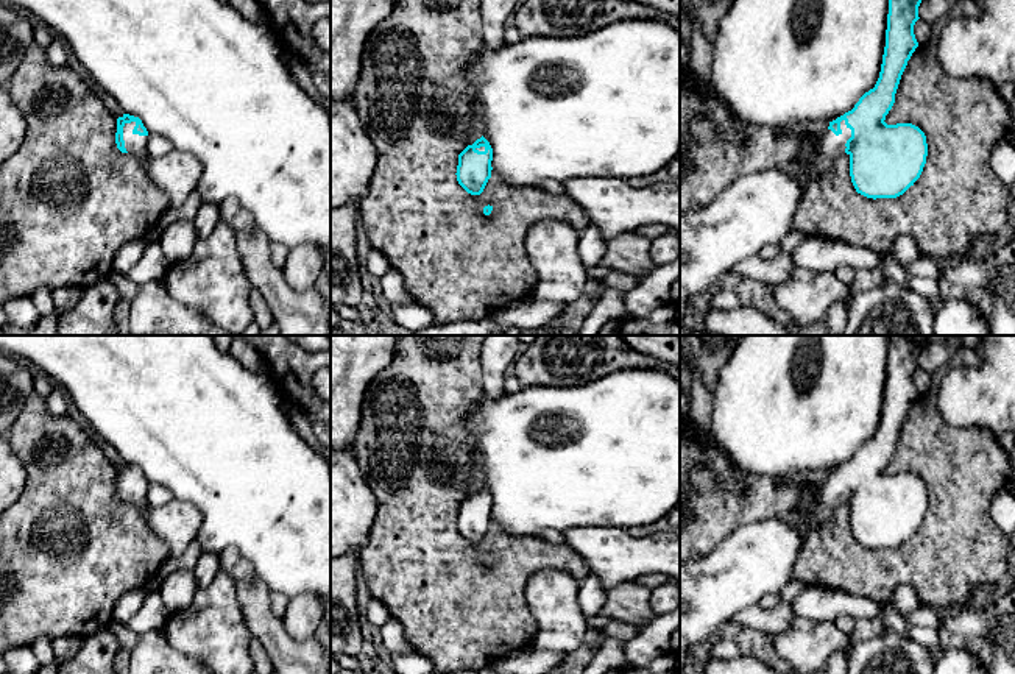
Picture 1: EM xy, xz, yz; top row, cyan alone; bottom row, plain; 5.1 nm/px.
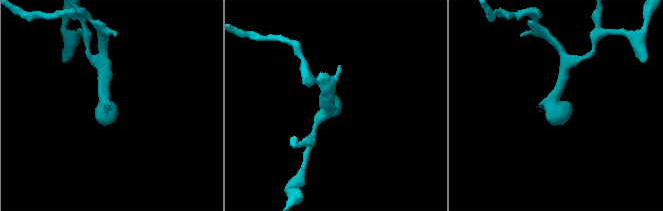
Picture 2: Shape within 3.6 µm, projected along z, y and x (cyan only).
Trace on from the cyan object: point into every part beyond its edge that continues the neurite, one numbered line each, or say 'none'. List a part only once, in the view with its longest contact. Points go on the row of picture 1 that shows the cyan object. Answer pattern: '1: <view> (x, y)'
1: xy (176, 173)

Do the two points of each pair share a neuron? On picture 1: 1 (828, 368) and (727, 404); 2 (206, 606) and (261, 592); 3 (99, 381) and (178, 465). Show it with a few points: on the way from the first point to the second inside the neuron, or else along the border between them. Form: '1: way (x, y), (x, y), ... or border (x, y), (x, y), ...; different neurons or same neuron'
1: way (811, 397), (791, 400), (785, 404), (755, 404); same neuron
2: border (234, 582), (245, 624), (251, 632); different neurons
3: way (119, 401), (162, 445); same neuron

